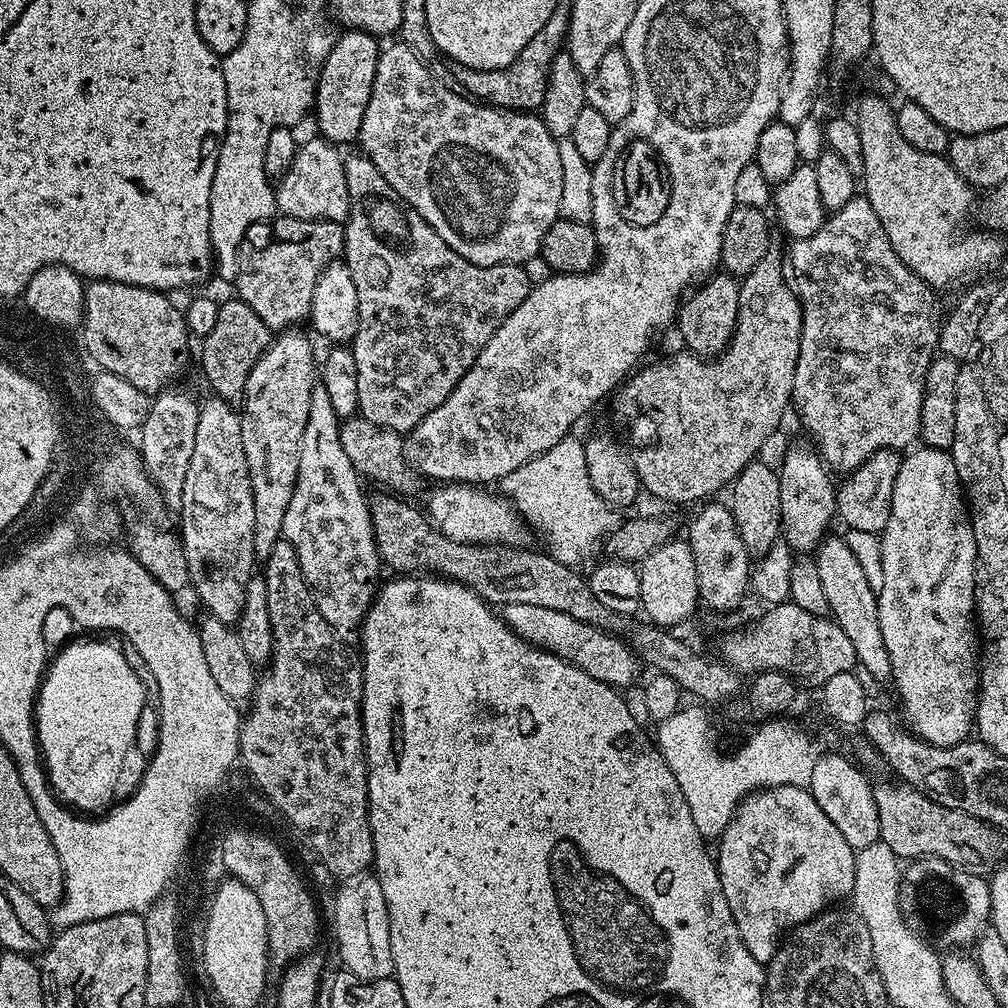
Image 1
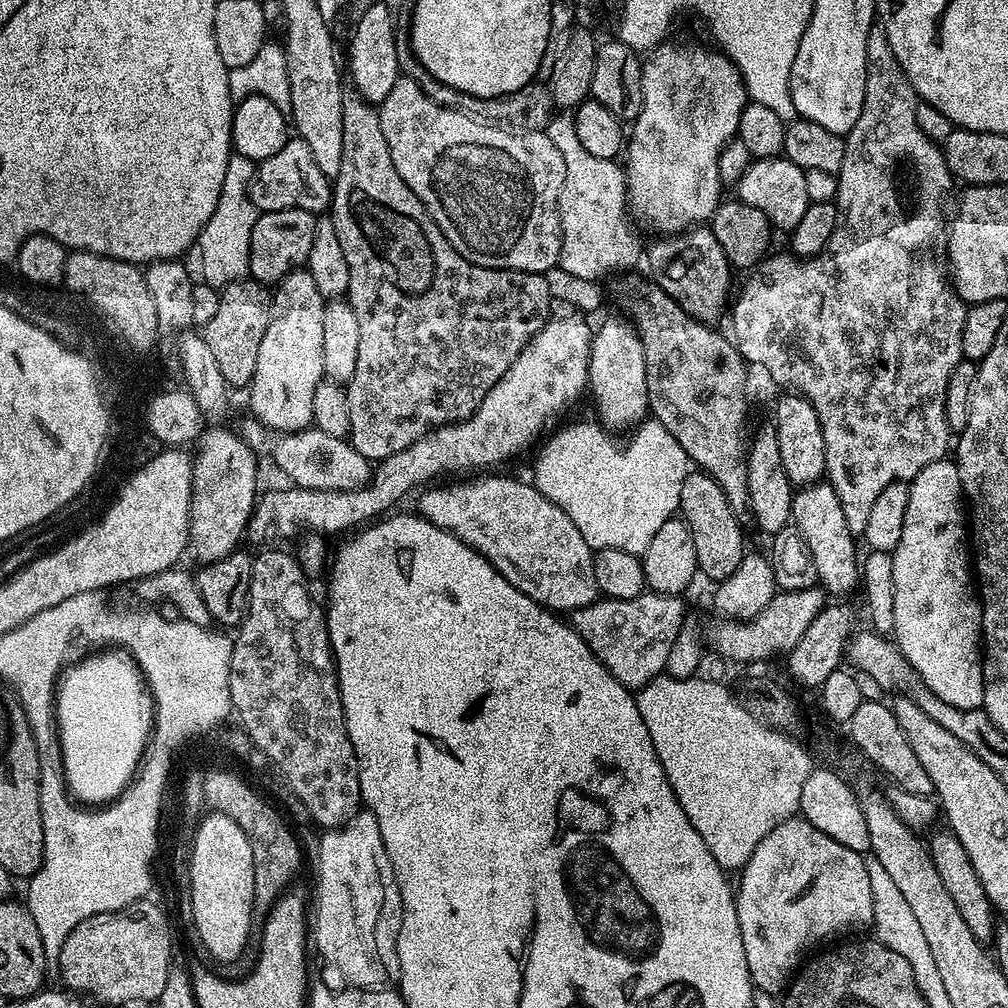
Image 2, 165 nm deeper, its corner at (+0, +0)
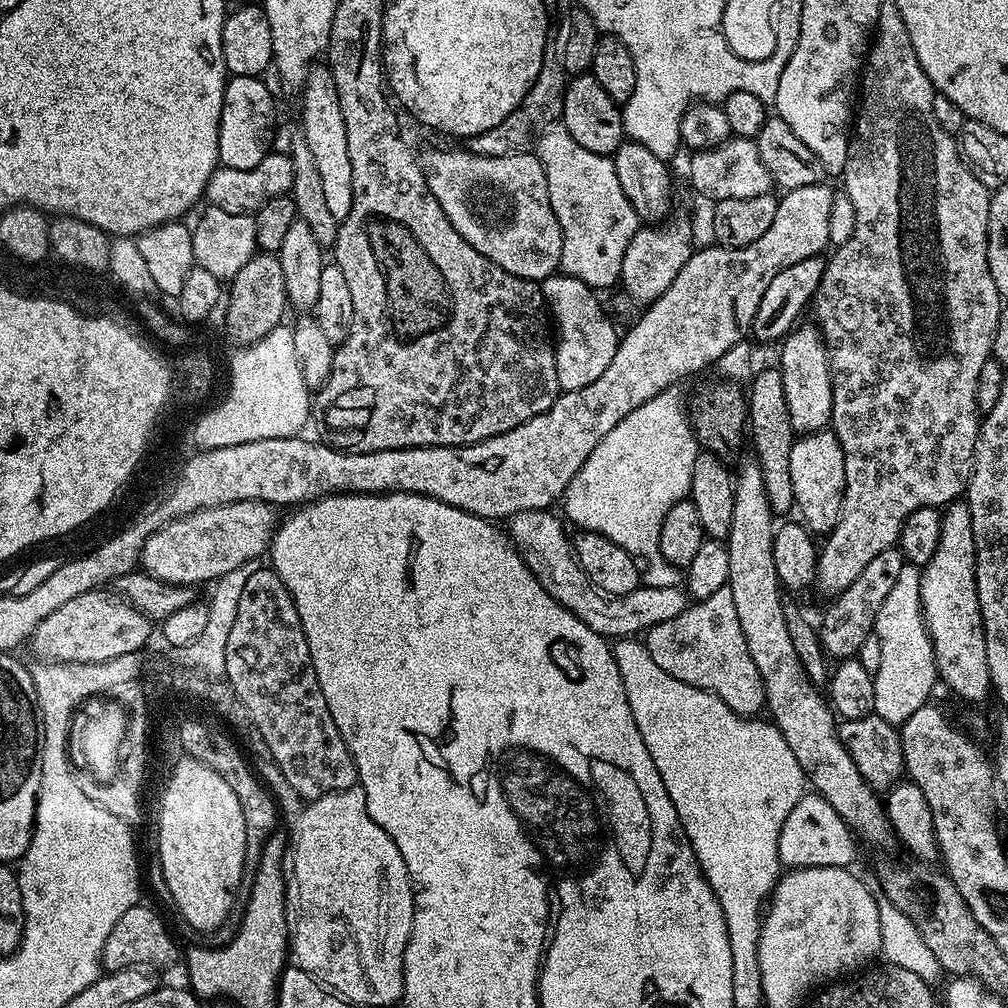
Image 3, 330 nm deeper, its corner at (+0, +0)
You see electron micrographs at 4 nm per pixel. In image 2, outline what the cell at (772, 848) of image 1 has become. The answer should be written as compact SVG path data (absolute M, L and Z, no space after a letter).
M793 814L774 825L762 842L754 846L750 858L739 869L738 876L740 888L738 884L734 892L738 926L742 930L742 946L746 950L746 964L752 975L752 983L761 992L783 993L801 963L800 955L807 948L815 949L847 928L872 923L874 900L870 894L870 874L866 874L865 857L850 850L850 846L842 846L842 842L836 842L830 838L830 834L818 830L818 826L804 819L803 815Z

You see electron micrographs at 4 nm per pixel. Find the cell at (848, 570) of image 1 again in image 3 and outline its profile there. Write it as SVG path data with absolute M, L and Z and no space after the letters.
M810 432L793 439L790 450L790 479L794 485L795 507L809 532L827 534L840 520L846 482L846 462L835 432Z

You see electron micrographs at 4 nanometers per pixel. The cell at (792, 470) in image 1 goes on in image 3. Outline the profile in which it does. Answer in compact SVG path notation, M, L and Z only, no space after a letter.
M815 327L800 328L784 337L778 367L782 374L782 390L786 390L786 410L790 410L793 433L825 431L832 422L832 371L828 365L828 349Z

